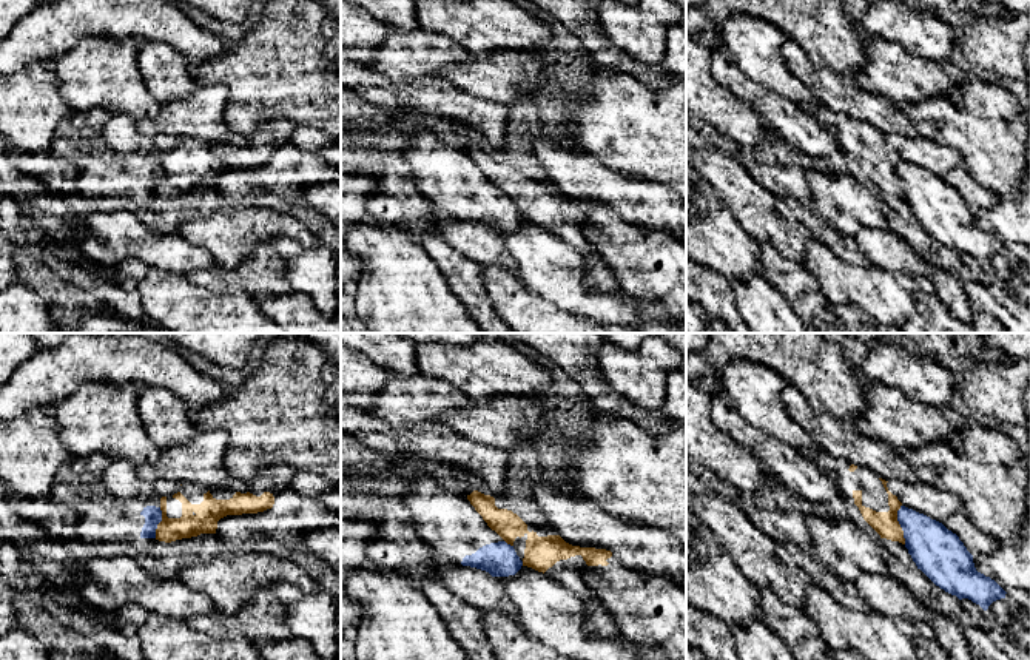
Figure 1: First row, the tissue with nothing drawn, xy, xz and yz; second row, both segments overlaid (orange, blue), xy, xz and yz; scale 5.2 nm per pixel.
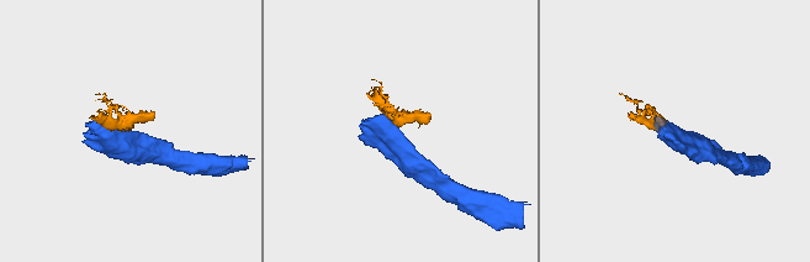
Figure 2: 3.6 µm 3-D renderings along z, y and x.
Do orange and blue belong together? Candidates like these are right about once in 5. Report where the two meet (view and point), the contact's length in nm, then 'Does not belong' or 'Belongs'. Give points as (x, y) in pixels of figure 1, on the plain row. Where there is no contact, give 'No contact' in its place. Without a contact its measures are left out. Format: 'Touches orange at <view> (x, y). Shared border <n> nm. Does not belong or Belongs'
Touches orange at yz (899, 179). Shared border 200 nm. Does not belong

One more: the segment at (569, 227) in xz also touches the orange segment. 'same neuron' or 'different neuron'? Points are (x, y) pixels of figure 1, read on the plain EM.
same neuron

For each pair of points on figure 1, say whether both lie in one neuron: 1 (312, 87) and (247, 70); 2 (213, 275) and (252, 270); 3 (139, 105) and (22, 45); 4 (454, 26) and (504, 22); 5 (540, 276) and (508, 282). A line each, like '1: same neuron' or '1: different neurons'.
1: same neuron
2: same neuron
3: different neurons
4: same neuron
5: different neurons

